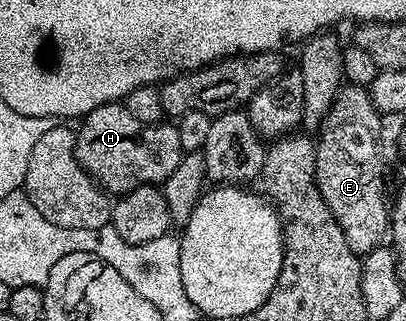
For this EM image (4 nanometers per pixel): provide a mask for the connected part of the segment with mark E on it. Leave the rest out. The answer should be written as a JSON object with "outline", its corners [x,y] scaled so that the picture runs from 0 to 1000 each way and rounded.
{"outline":[[[855,262],[835,277],[776,442],[776,570],[800,636],[810,636],[810,660],[820,660],[825,692],[850,729],[860,773],[887,798],[946,763],[958,729],[958,617],[943,607],[943,505],[933,495],[938,377],[941,364],[916,324],[906,283],[897,271]]]}

